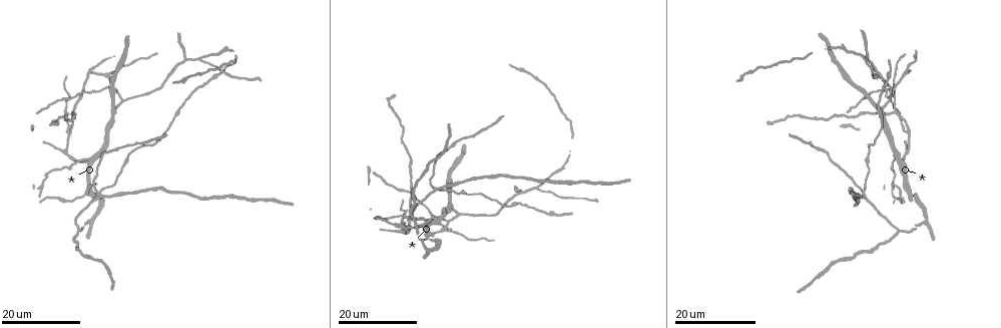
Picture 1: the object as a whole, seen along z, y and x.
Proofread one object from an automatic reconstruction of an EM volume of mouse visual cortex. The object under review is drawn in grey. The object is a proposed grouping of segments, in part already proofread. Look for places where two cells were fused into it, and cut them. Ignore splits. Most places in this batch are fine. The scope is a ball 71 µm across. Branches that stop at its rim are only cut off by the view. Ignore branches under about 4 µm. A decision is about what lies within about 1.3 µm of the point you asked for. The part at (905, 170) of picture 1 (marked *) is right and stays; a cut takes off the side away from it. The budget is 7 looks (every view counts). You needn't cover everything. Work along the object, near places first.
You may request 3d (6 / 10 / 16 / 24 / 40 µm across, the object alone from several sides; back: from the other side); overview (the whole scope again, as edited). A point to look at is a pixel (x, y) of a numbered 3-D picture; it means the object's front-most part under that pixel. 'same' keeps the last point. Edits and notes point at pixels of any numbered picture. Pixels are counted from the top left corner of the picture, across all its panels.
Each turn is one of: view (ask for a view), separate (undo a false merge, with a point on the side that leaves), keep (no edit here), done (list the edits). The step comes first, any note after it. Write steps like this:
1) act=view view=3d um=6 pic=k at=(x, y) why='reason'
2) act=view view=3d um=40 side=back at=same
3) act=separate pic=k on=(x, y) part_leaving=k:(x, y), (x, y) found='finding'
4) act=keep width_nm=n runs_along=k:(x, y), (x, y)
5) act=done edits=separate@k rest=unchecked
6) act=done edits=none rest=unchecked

act=view view=3d um=16 pic=1 at=(436, 190) why='four arms meet'

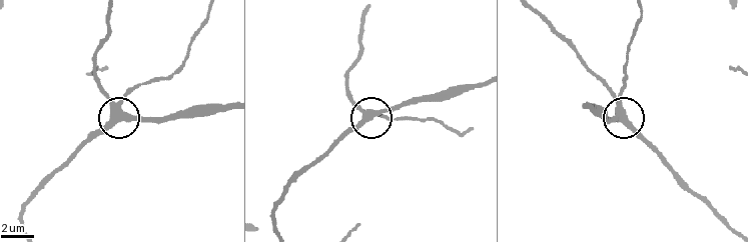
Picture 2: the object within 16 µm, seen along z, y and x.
act=view view=3d um=6 pic=2 at=(120, 107) why='closer look'

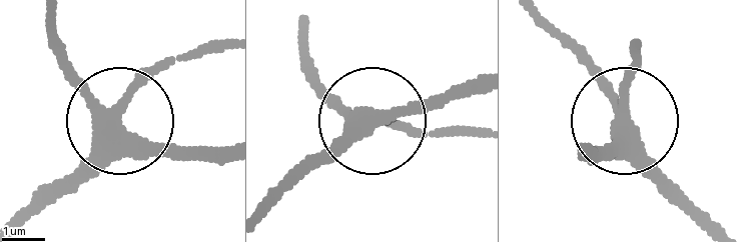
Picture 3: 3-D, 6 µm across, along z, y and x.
act=keep side_arm_um=54 runs_along=3:(25, 221), (111, 135), (229, 146) found='all the same cell'

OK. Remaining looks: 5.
act=view view=3d um=16 pic=1 at=(115, 108) why='three-way junction'

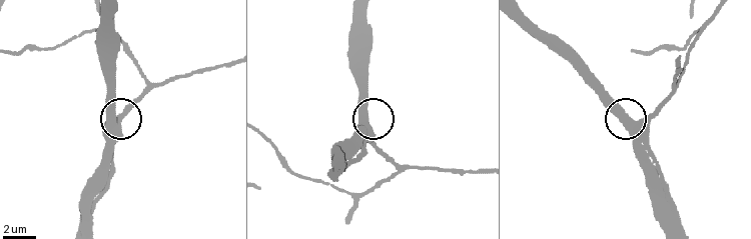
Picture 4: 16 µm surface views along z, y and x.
act=view view=3d um=10 pic=4 at=(116, 123) why='zoom in'

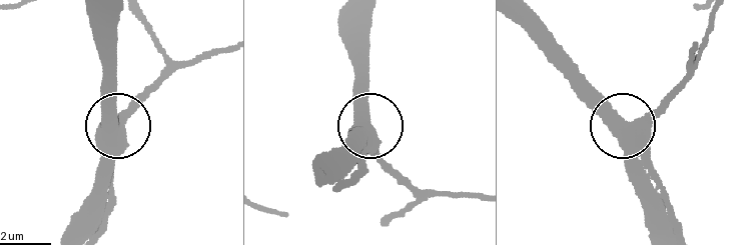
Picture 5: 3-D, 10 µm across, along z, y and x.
act=keep arms=3 found='all the same cell'

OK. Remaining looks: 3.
act=view view=3d um=24 pic=1 at=(537, 189) why='three-way junction'

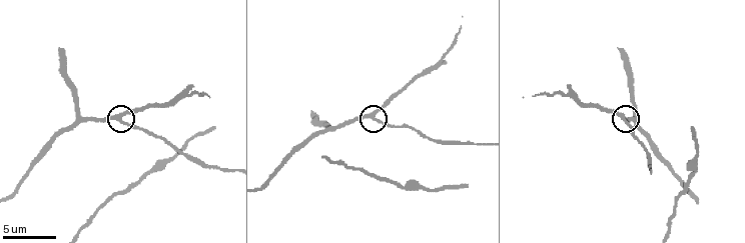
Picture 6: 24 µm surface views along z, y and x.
act=view view=3d um=6 pic=6 at=(119, 119)

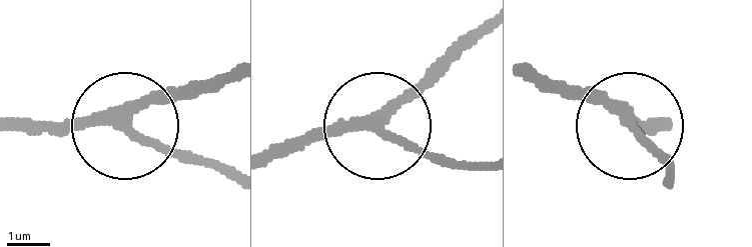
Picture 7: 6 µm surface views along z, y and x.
act=keep runs_along=7:(267, 160), (376, 127), (469, 163) found='all the same cell'

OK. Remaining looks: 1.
act=done edits=none rest=unchecked

